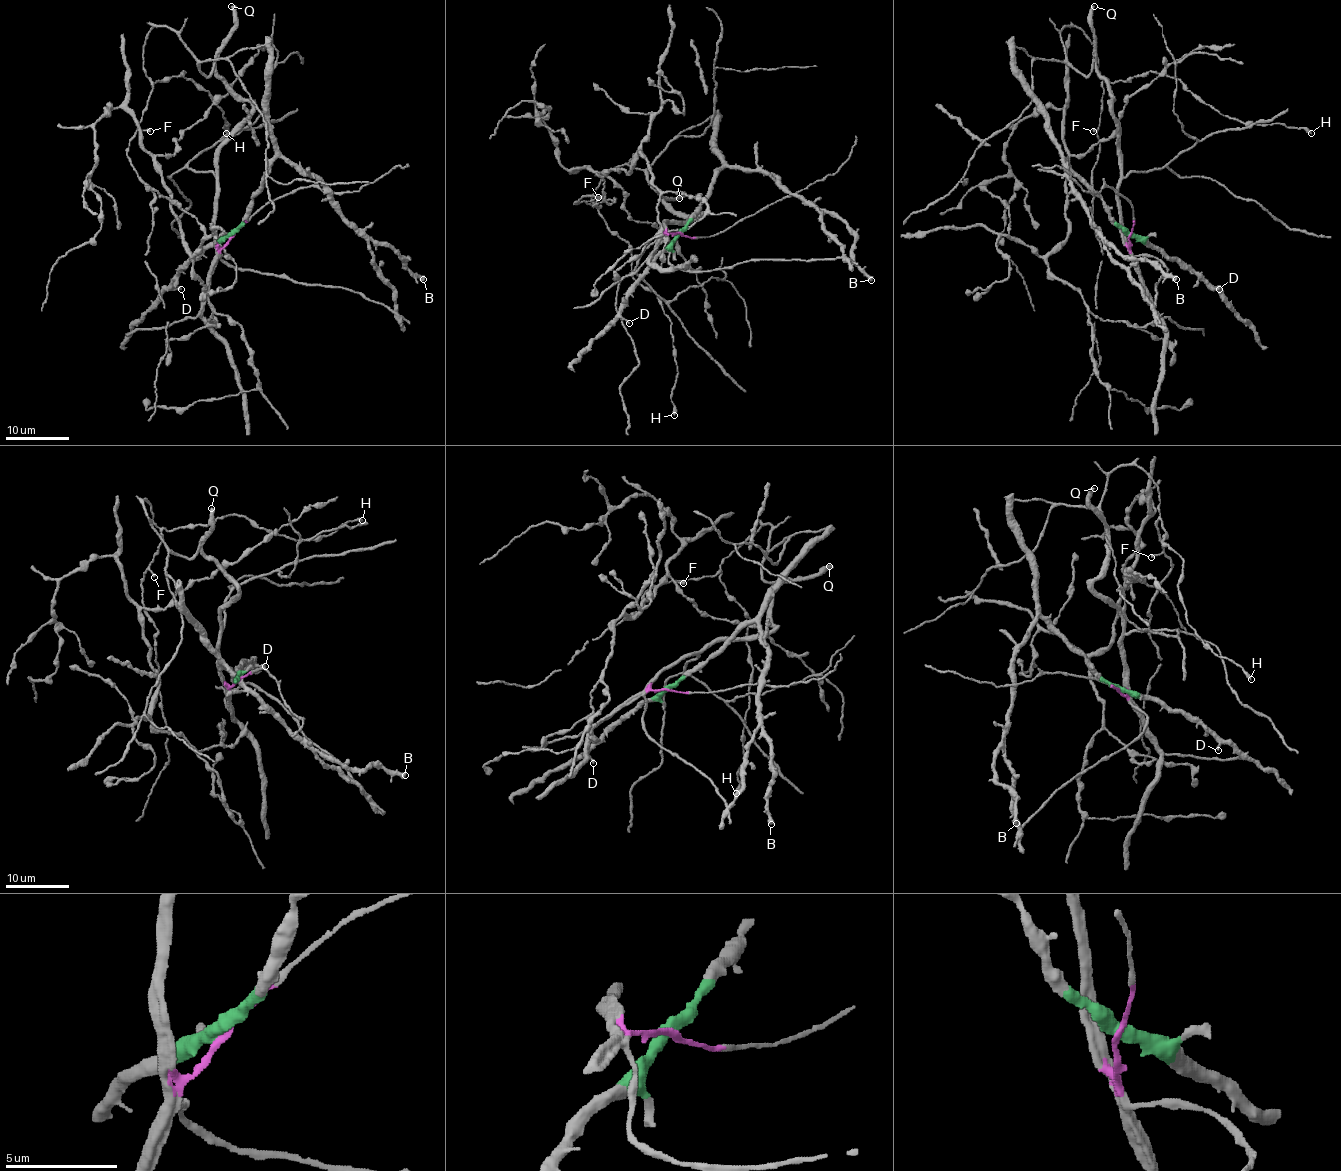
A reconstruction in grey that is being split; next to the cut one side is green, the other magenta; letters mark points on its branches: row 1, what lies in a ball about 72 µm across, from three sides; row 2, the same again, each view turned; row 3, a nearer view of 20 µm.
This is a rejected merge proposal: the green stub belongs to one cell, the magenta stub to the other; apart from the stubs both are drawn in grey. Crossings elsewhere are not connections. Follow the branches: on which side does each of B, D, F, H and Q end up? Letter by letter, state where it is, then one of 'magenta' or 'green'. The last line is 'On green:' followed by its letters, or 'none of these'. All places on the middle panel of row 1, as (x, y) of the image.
B: place (871, 280); green
D: place (629, 323); green
F: place (598, 197); magenta
H: place (674, 415); magenta
Q: place (679, 198); magenta
On green: B, D

